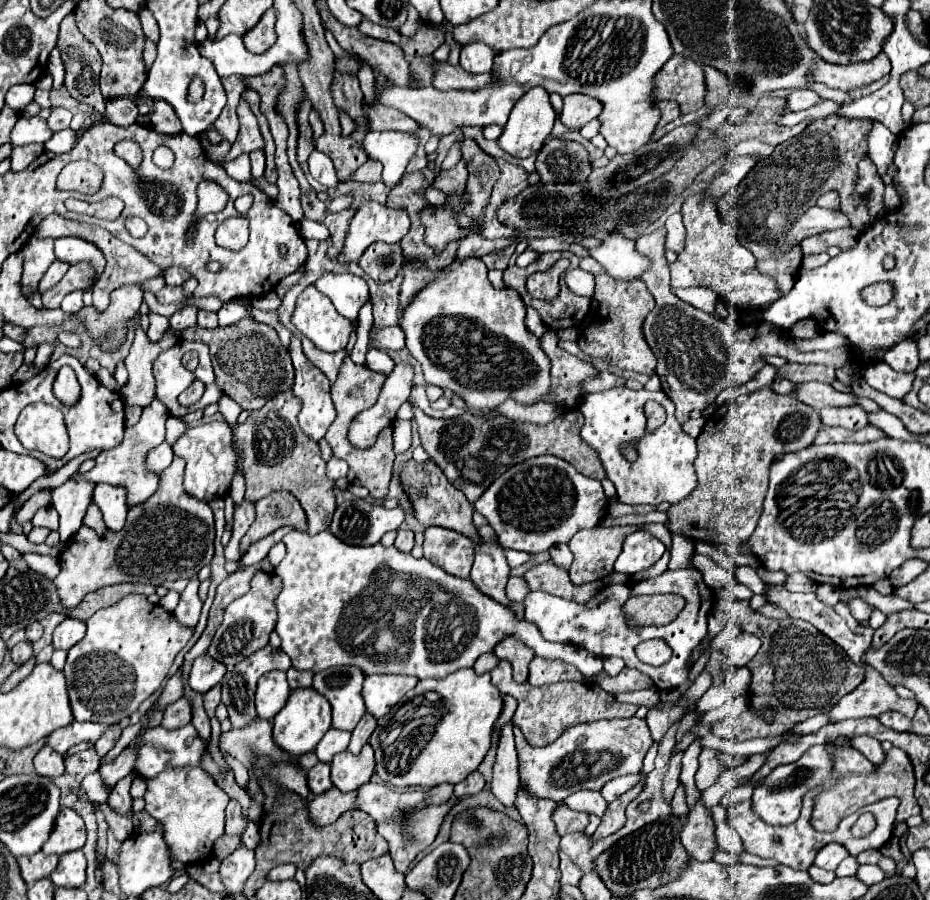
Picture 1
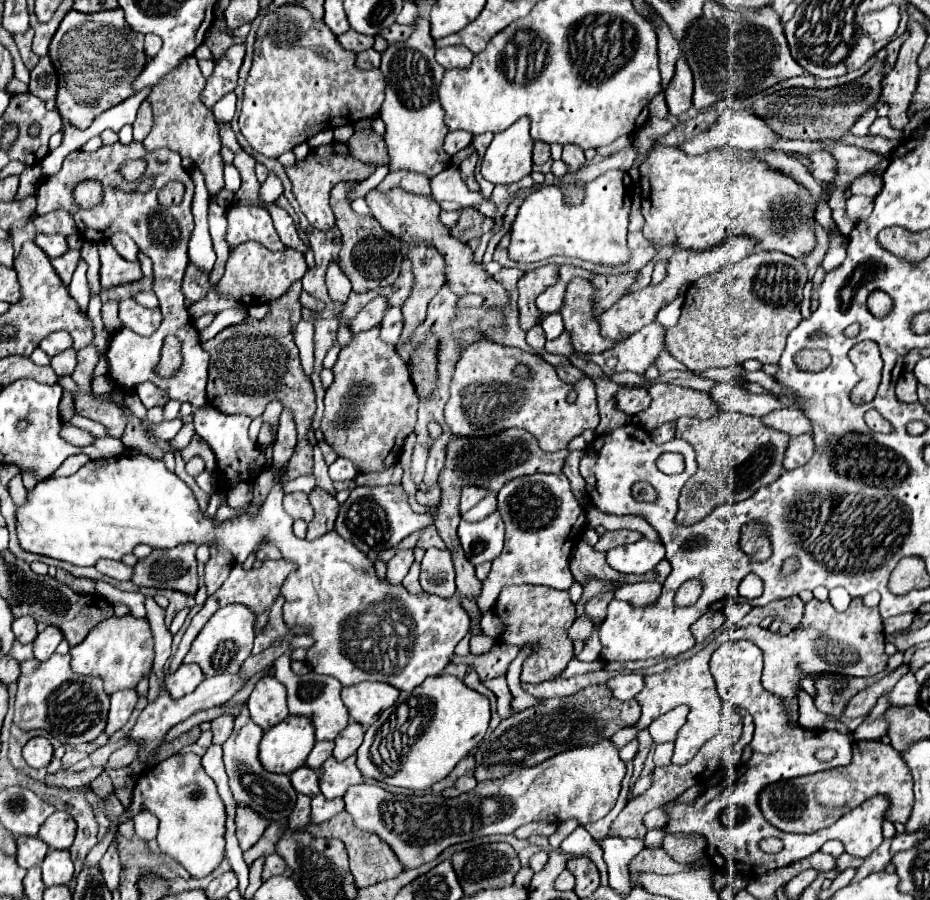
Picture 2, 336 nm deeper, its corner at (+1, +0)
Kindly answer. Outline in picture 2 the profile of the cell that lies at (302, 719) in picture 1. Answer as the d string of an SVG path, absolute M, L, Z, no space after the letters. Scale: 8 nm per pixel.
M288 716L264 732L258 756L270 772L292 774L304 766L314 742L312 720L306 716Z

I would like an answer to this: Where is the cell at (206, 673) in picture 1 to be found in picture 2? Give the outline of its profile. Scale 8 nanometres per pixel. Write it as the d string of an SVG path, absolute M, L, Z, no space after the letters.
M182 664L174 674L166 676L166 690L172 694L172 698L180 698L194 692L196 684L200 684L204 678L206 676L198 664Z

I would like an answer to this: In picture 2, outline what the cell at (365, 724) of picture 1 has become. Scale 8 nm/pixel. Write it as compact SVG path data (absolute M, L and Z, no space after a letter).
M350 722L342 734L336 738L336 748L334 748L334 758L336 760L346 760L348 756L356 754L364 740L364 728L358 722Z

